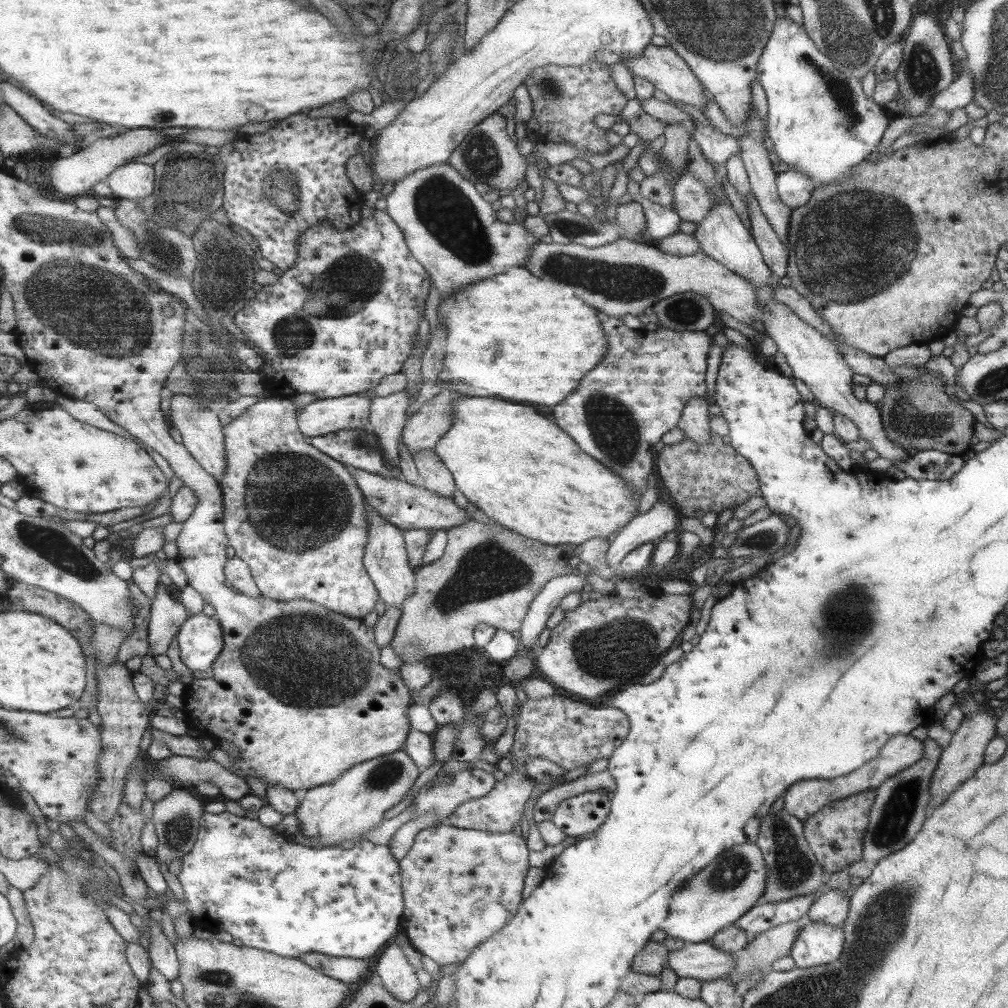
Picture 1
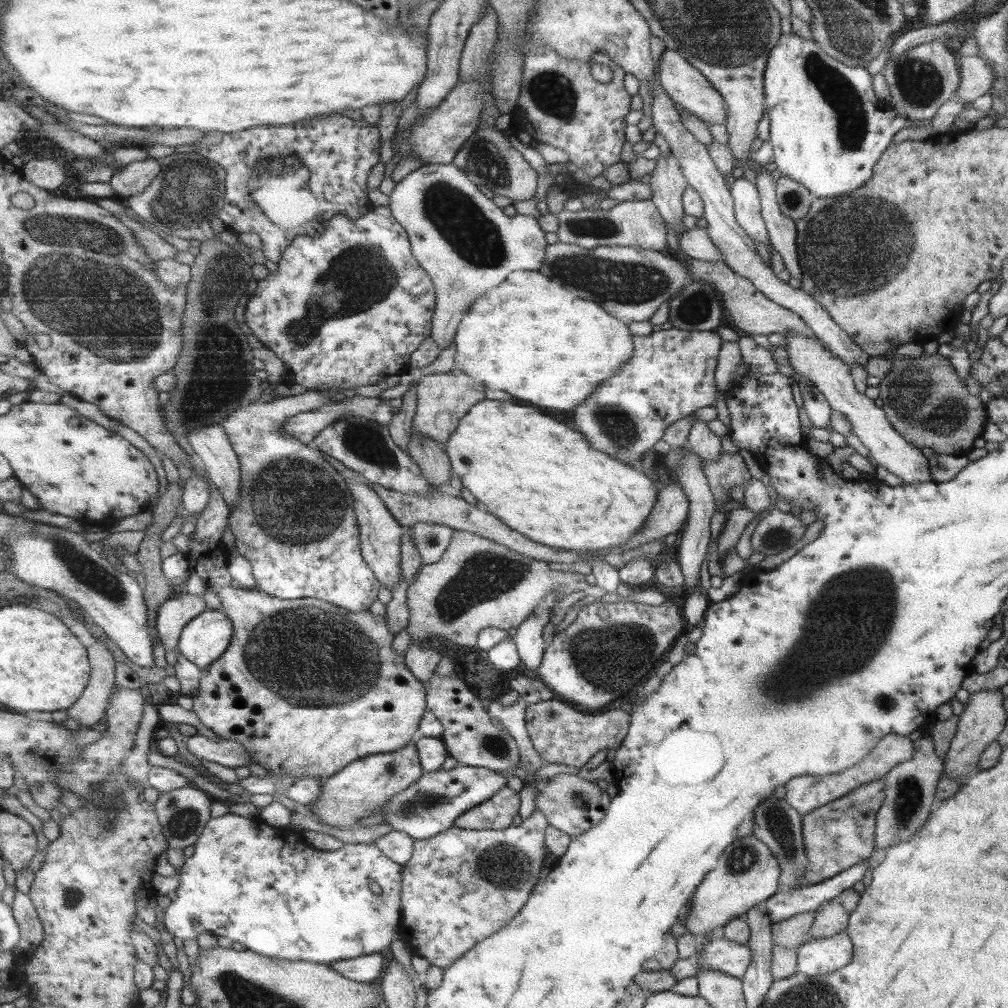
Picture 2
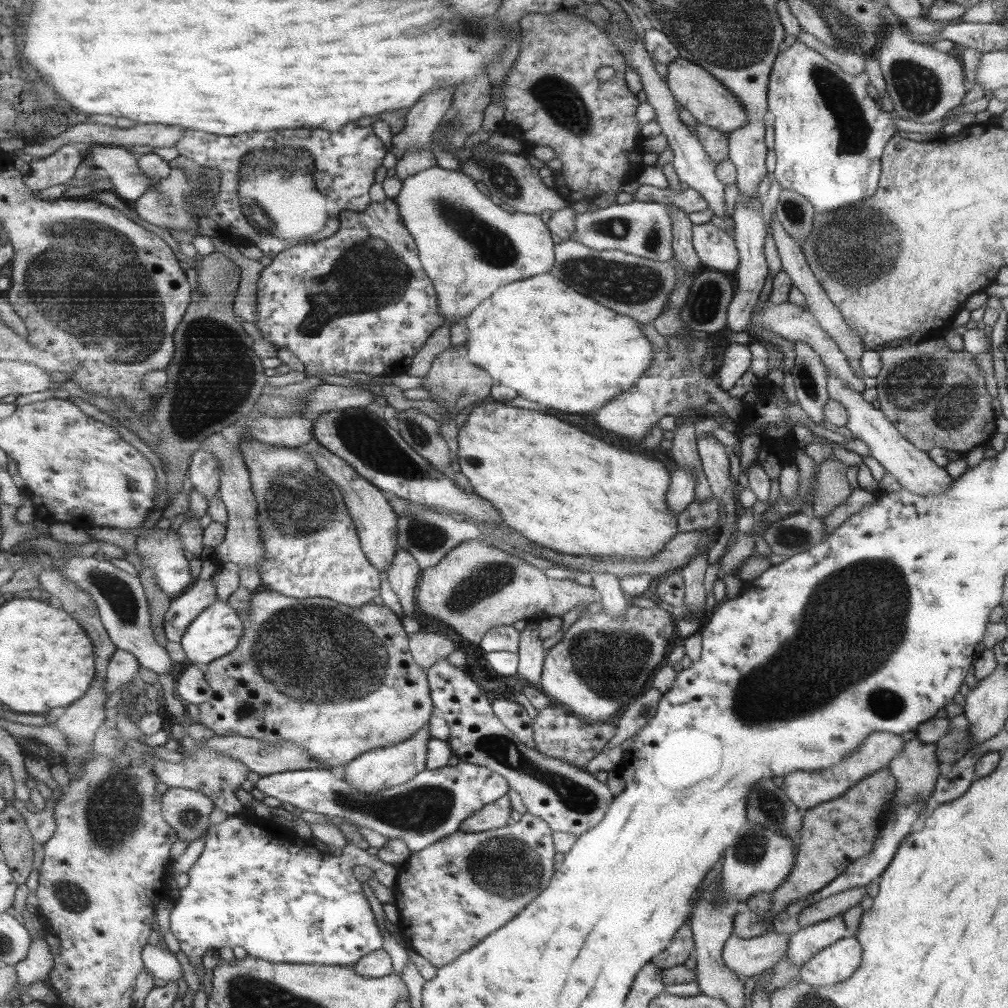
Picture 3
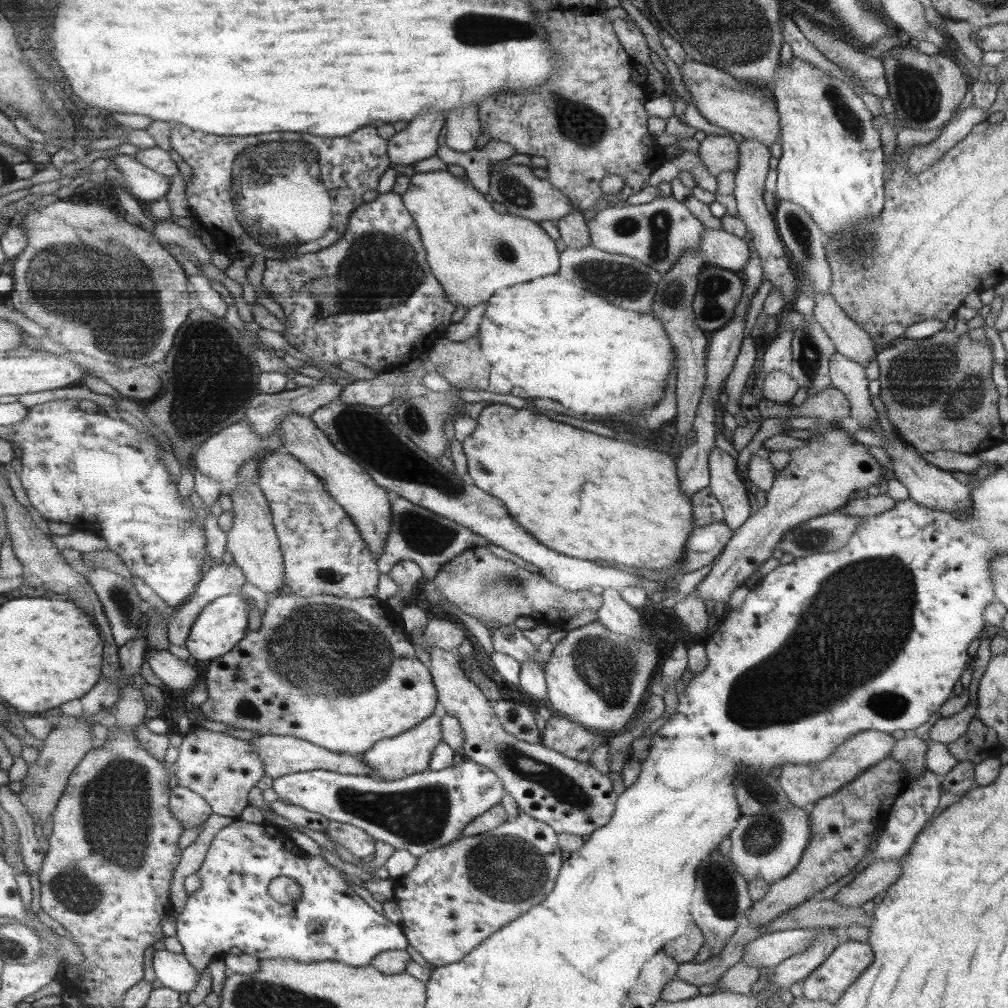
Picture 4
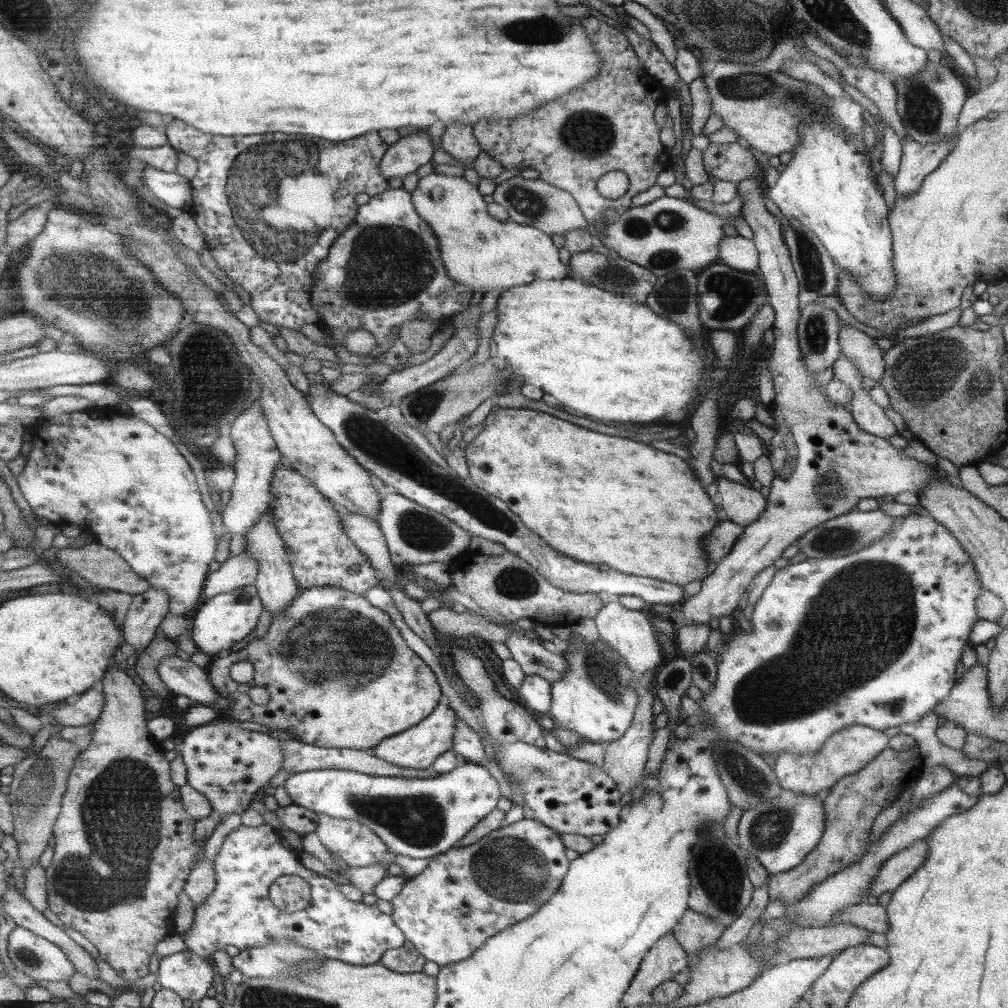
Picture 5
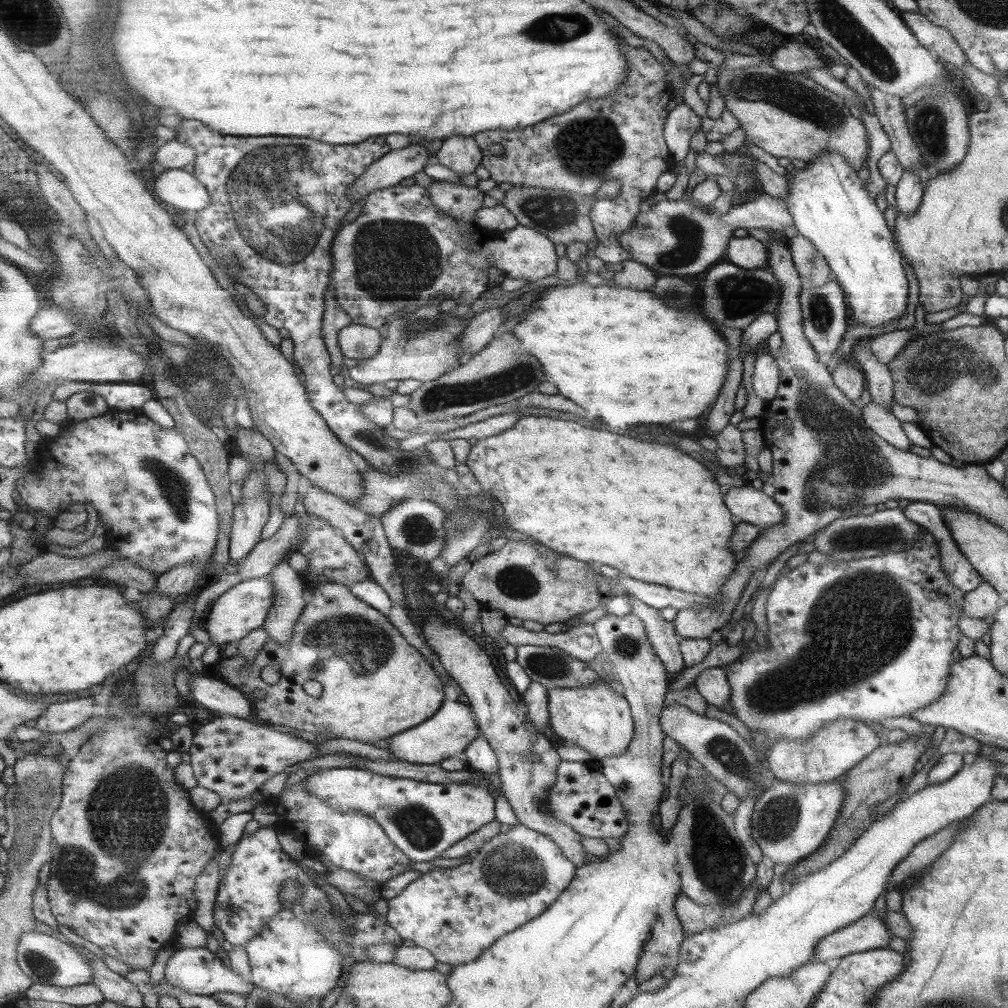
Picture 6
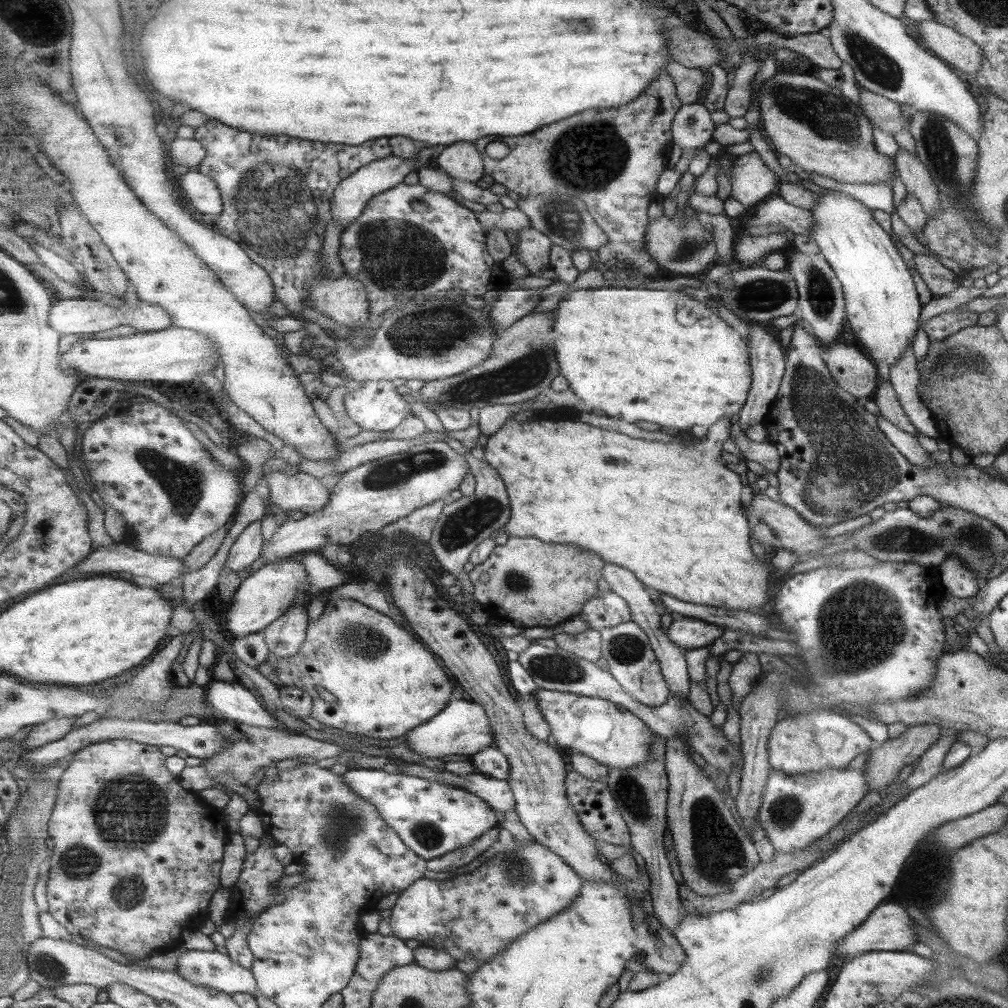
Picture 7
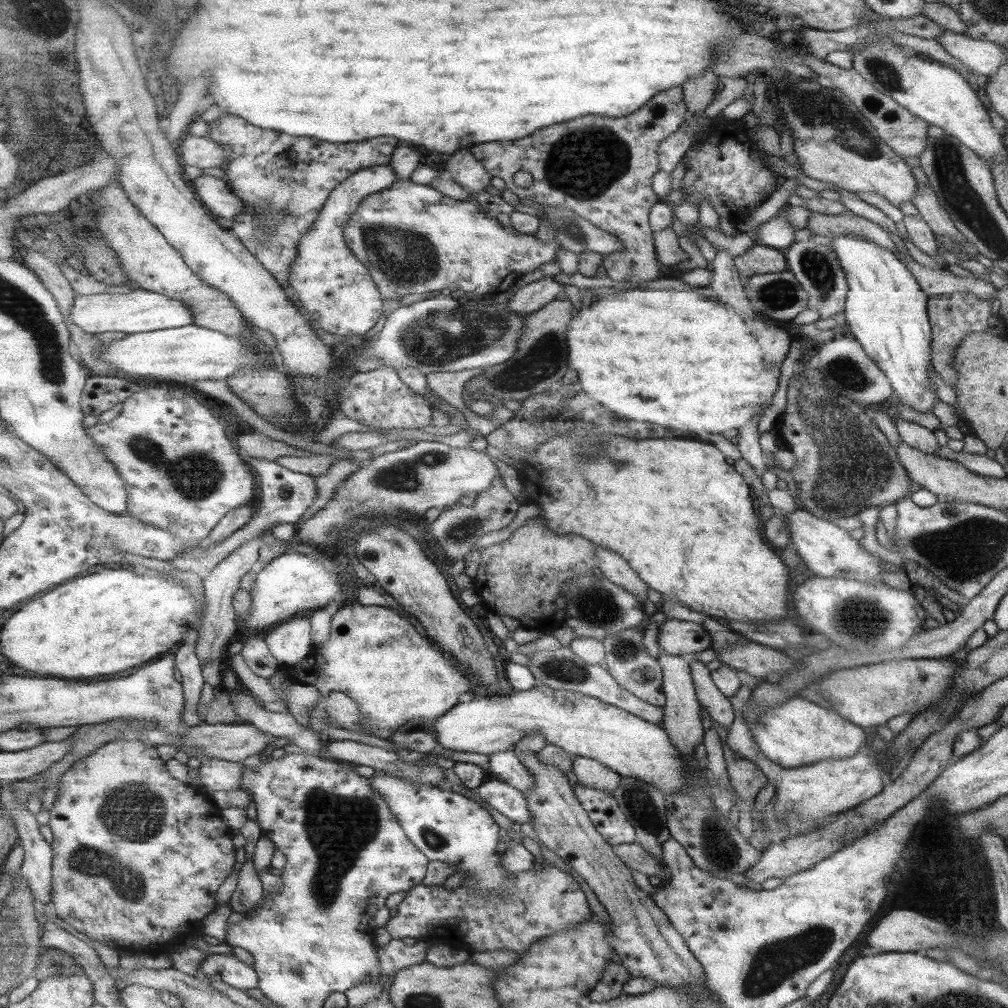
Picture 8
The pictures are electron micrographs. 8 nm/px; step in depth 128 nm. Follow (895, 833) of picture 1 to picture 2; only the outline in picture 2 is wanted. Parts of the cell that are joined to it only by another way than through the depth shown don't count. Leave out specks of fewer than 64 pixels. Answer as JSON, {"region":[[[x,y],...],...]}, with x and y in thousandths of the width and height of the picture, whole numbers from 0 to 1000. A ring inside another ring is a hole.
{"region":[[[922,730],[909,733],[906,738],[905,751],[884,762],[874,772],[878,786],[867,812],[868,843],[878,843],[904,832],[906,826],[921,813],[921,808],[924,806],[922,800],[929,789],[928,779],[935,767],[935,753],[928,748]]]}

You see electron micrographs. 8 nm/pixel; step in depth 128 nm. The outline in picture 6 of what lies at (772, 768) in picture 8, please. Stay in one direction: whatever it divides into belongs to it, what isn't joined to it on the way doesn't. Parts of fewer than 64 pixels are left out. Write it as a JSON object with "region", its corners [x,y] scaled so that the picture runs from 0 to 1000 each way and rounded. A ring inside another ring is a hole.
{"region":[[[768,773],[747,799],[744,808],[745,832],[753,839],[756,849],[769,857],[785,857],[798,852],[817,835],[836,791],[835,775],[795,779]]]}

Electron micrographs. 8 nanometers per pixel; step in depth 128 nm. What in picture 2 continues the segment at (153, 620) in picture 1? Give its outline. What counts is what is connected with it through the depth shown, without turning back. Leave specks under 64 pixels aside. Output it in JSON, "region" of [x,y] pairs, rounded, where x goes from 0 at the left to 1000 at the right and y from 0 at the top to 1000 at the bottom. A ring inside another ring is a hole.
{"region":[[[184,588],[165,595],[157,605],[155,623],[165,646],[177,645],[182,624],[205,605],[201,592]]]}

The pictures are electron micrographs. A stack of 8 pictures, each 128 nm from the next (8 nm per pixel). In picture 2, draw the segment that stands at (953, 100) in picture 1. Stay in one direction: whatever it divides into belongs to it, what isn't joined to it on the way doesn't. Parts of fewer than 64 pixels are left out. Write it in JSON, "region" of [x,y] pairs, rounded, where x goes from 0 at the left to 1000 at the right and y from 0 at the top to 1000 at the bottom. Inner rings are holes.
{"region":[[[948,55],[952,80],[943,97],[963,103],[967,97],[980,91],[986,73],[971,55]]]}

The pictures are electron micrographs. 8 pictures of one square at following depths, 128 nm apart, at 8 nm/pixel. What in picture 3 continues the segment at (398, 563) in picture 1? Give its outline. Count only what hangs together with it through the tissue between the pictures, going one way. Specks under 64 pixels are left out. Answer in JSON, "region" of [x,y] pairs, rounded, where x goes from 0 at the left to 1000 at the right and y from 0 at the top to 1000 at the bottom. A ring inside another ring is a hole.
{"region":[[[315,440],[318,447],[309,447],[316,459],[316,464],[328,473],[332,480],[335,480],[340,487],[342,500],[355,521],[357,536],[359,537],[360,548],[368,560],[372,561],[378,567],[383,567],[391,559],[392,551],[395,550],[396,512],[388,498],[381,494],[380,485],[372,482],[367,476],[360,474],[343,456],[334,452],[331,448]]]}

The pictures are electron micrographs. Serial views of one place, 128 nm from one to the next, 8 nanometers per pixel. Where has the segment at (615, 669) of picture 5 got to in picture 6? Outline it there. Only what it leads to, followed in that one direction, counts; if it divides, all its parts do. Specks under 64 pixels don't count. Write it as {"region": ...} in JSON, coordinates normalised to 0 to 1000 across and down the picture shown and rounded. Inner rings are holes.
{"region":[[[602,676],[570,683],[551,682],[545,686],[546,720],[559,737],[570,738],[592,754],[617,747],[628,728],[623,696]]]}

